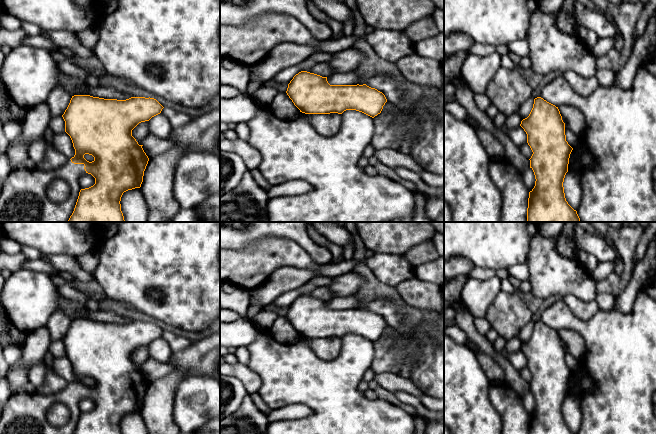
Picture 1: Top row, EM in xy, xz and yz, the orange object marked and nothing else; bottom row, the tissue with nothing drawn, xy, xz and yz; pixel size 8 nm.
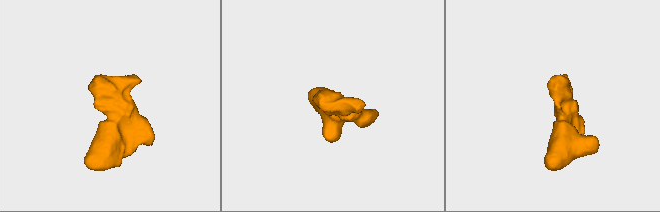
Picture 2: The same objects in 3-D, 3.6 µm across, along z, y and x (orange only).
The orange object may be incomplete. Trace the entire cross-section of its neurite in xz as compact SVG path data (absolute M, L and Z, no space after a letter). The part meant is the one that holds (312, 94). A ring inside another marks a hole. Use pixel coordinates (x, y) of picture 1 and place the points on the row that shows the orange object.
M301 71L290 81L286 93L300 110L300 116L292 120L280 119L268 106L260 107L258 113L246 122L250 131L248 143L260 152L262 162L258 170L271 185L290 180L303 180L310 183L314 190L298 196L270 198L267 205L269 222L392 222L415 213L416 205L412 191L384 176L369 176L359 167L359 160L364 155L366 147L378 134L373 118L381 113L387 102L382 92L366 84L330 85L327 77ZM304 113L340 114L342 120L338 133L333 136L321 135L303 115Z

